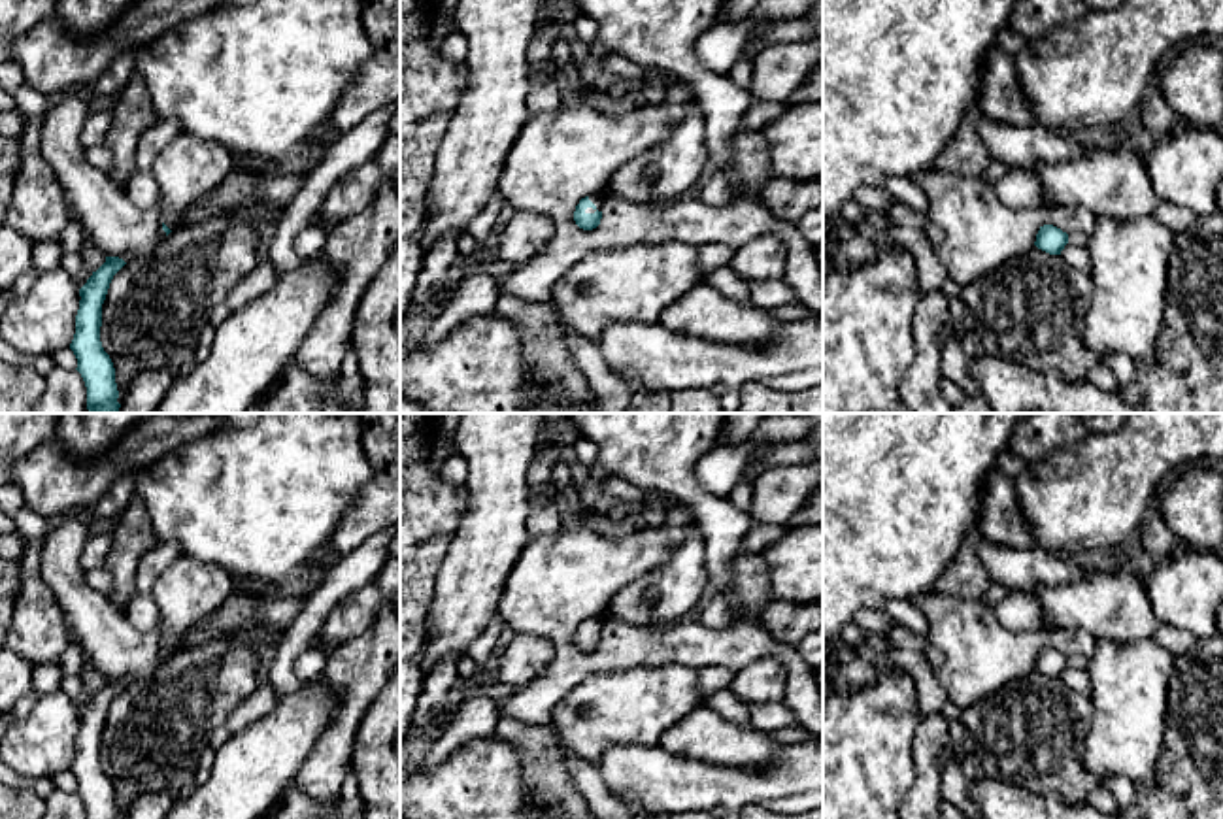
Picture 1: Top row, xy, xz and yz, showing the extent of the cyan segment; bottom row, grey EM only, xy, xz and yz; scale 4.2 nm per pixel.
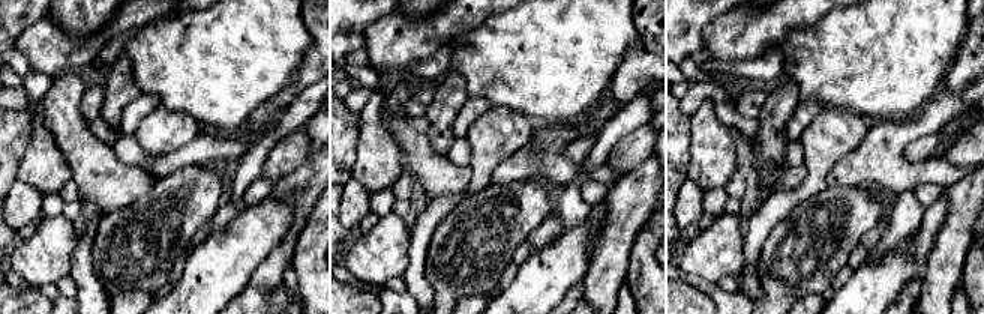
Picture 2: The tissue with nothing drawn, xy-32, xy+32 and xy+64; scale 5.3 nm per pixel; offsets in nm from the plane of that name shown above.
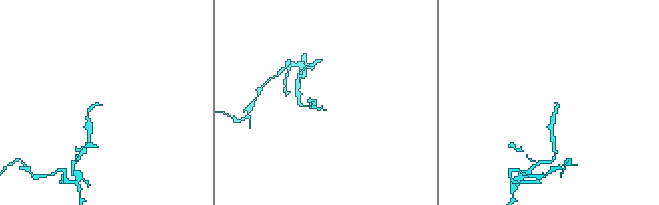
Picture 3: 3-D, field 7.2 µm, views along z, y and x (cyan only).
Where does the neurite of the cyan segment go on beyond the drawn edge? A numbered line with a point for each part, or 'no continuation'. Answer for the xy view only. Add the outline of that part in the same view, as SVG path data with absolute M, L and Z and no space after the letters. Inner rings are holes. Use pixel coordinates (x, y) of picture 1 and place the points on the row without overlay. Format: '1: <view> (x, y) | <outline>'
1: xy (187, 591) | M181 555L155 581L151 596L160 613L160 642L174 653L196 623L223 606L238 587L238 579L221 566Z

